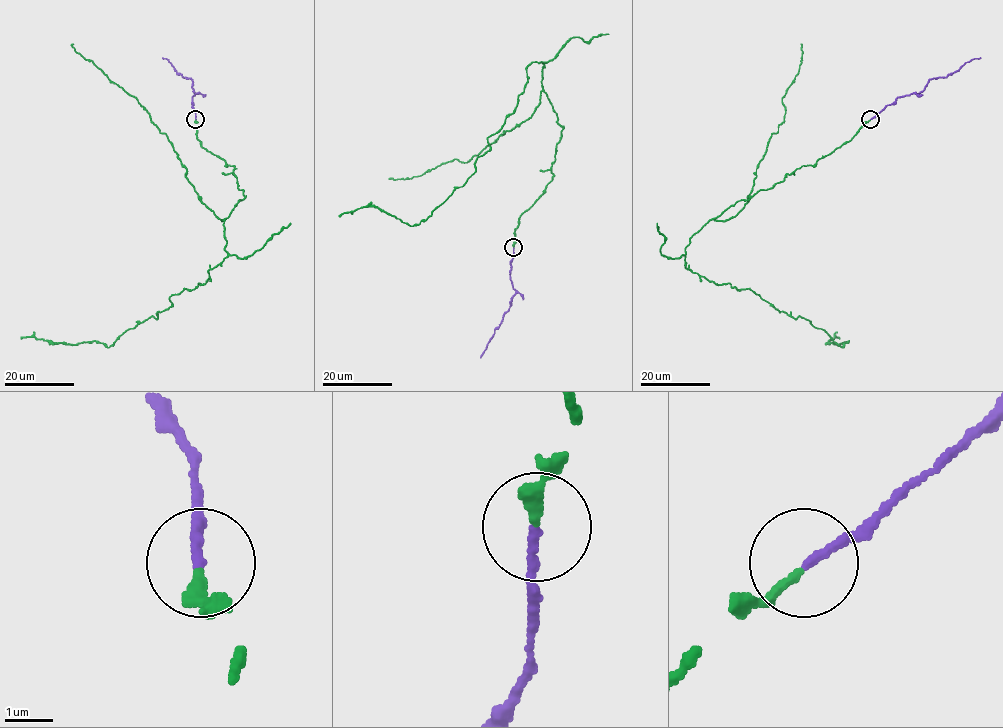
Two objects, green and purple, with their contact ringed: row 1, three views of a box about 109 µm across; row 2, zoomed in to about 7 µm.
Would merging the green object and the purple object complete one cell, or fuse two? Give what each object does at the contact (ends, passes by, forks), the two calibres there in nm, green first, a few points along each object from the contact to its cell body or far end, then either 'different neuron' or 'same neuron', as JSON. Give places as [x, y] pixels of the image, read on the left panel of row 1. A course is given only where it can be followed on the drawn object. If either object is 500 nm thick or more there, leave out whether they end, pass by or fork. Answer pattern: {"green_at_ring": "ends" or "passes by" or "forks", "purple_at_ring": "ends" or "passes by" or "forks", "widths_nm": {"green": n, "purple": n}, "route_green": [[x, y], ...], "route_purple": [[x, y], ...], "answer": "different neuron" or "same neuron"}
{"green_at_ring": "ends", "purple_at_ring": "ends", "widths_nm": {"green": 200, "purple": 190}, "route_green": [[196, 119], [201, 146], [233, 166], [245, 196], [224, 221], [224, 260], [108, 347], [20, 338]], "route_purple": [[196, 119], [192, 97], [197, 93], [192, 88], [192, 80], [183, 77], [162, 58]], "answer": "same neuron"}

